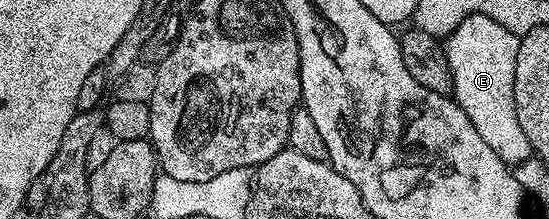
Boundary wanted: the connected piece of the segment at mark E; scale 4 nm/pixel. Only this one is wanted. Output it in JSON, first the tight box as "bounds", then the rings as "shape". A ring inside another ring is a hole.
{"bounds":[444,21,533,165],"shape":[[[488,21],[460,23],[444,40],[447,65],[451,65],[453,78],[452,98],[456,99],[463,113],[471,117],[471,125],[475,125],[479,137],[495,149],[495,157],[510,165],[527,161],[533,155],[531,141],[527,141],[527,133],[523,133],[523,125],[519,125],[513,96],[515,61],[519,57],[520,44],[515,33]]]}

